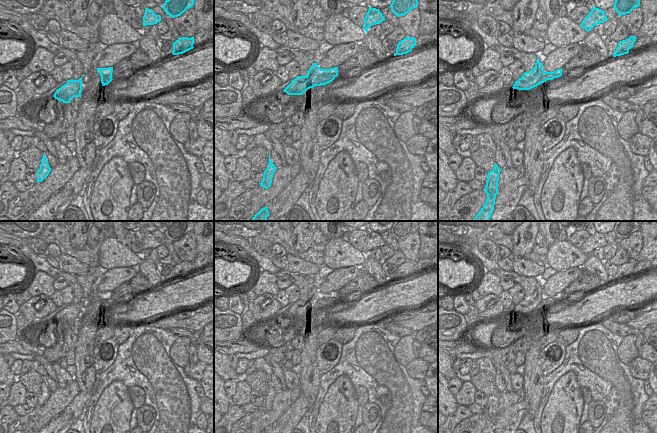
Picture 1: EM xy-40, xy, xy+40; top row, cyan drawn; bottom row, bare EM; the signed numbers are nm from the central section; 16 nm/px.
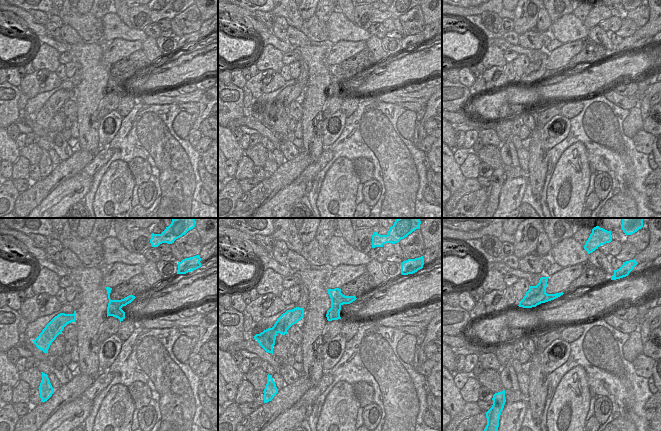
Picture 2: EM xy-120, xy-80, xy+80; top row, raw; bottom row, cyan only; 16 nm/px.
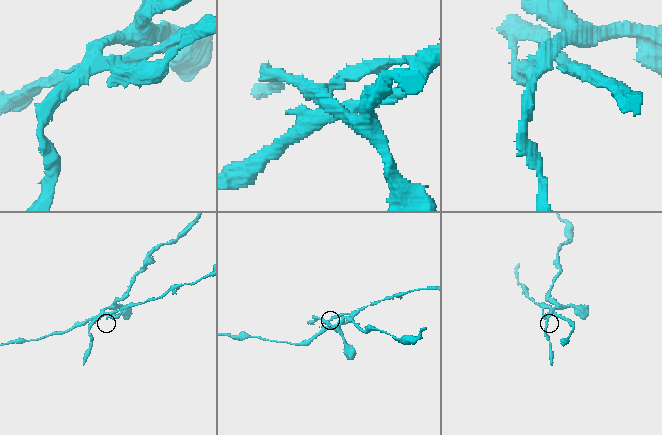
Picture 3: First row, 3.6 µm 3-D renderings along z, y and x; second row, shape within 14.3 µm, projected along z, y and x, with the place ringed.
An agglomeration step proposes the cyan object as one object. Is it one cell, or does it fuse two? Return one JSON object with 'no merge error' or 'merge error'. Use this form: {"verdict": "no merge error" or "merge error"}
{"verdict": "merge error"}

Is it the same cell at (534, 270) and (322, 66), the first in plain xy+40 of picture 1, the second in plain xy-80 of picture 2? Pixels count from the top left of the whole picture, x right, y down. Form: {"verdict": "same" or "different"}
{"verdict": "different"}

